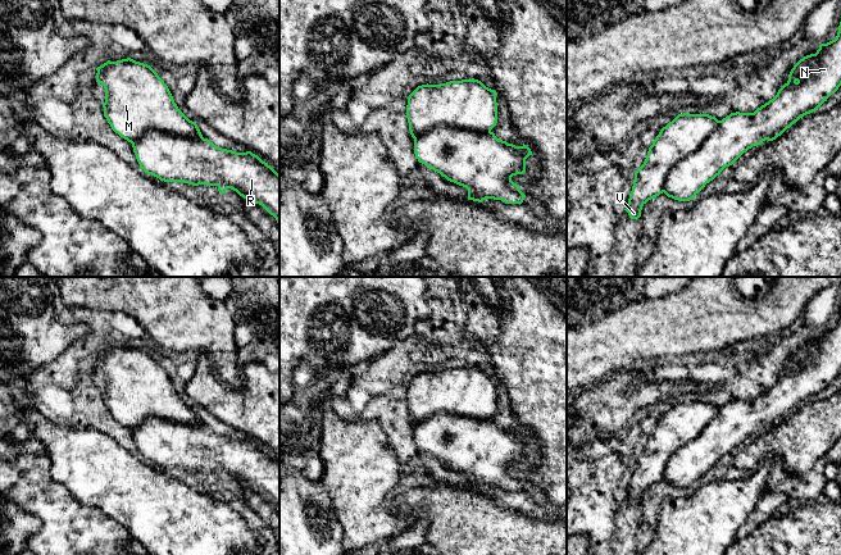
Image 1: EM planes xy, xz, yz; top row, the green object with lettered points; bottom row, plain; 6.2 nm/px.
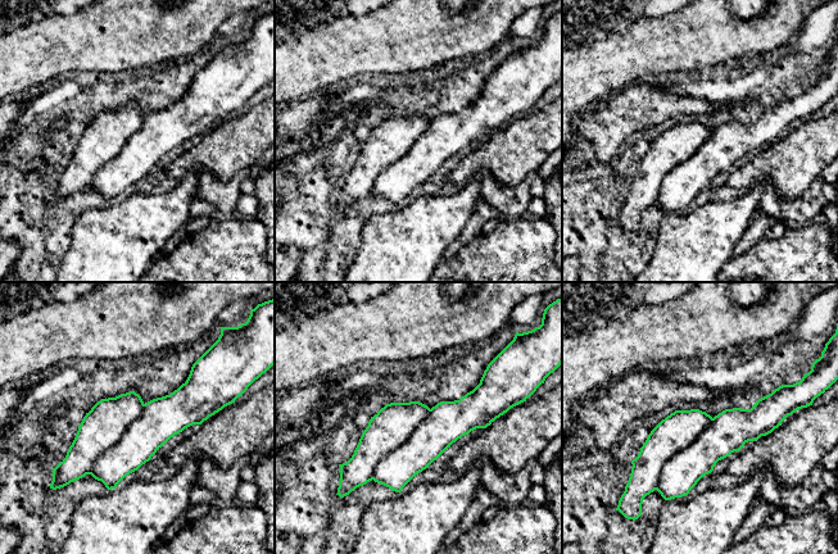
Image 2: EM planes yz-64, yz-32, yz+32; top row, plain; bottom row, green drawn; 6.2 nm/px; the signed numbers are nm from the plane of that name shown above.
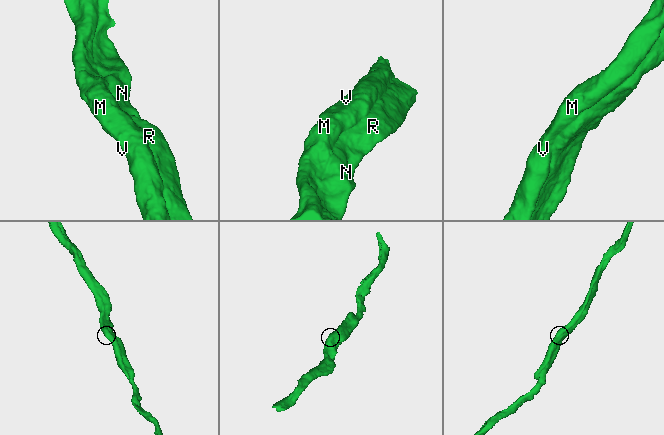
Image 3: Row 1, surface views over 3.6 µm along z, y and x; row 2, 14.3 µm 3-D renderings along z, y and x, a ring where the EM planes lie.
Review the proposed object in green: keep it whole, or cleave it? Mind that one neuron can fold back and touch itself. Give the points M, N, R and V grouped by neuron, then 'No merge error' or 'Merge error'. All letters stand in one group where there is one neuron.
Groups: M V / N R. Merge error

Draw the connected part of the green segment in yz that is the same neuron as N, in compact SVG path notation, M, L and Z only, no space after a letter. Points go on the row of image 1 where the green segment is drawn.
M841 22L835 40L800 59L777 95L754 113L731 113L697 151L681 159L668 173L664 194L690 201L720 172L753 146L773 141L801 117L827 101L841 86Z

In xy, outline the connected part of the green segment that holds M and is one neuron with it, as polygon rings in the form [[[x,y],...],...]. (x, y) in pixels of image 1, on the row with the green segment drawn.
[[[127,58],[108,60],[96,70],[96,82],[105,88],[104,117],[128,142],[153,131],[203,137],[197,124],[178,109],[168,86],[150,65]]]

